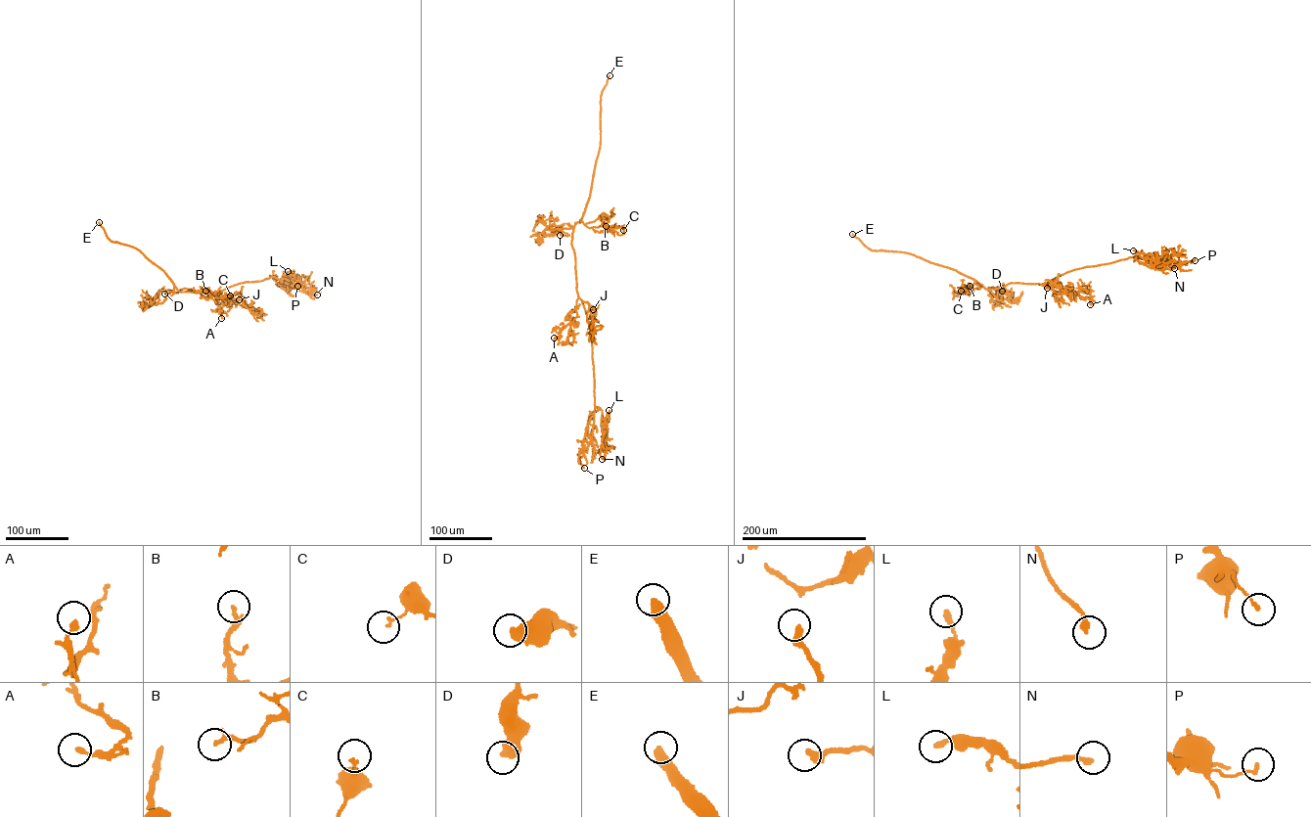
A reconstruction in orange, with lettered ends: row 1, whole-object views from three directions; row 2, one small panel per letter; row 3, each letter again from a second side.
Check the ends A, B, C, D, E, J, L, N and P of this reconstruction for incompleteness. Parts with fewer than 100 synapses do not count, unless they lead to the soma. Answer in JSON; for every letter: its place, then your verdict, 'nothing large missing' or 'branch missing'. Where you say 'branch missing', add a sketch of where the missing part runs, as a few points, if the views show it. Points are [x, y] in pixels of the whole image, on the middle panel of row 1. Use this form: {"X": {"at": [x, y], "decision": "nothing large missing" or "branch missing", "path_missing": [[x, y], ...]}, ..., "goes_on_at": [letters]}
{"A": {"at": [554, 338], "decision": "nothing large missing"}, "B": {"at": [606, 226], "decision": "nothing large missing"}, "C": {"at": [623, 230], "decision": "nothing large missing"}, "D": {"at": [560, 235], "decision": "nothing large missing"}, "E": {"at": [610, 75], "decision": "branch missing"}, "J": {"at": [593, 309], "decision": "nothing large missing"}, "L": {"at": [609, 410], "decision": "nothing large missing"}, "N": {"at": [602, 459], "decision": "nothing large missing"}, "P": {"at": [584, 468], "decision": "nothing large missing"}, "goes_on_at": ["E"]}

